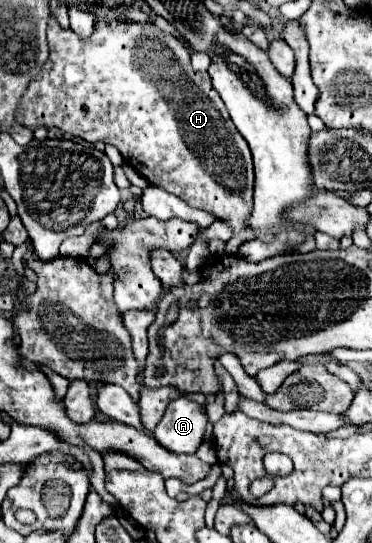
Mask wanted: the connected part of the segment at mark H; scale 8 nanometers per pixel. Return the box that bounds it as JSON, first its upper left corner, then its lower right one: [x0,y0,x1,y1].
[18,18,254,236]

